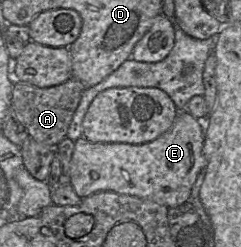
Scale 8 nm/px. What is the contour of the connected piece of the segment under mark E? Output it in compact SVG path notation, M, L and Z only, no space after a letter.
M186 110L178 113L169 131L151 142L93 143L81 137L75 141L69 182L81 198L100 191L113 191L174 208L187 202L200 170L206 166L204 137L205 122Z

